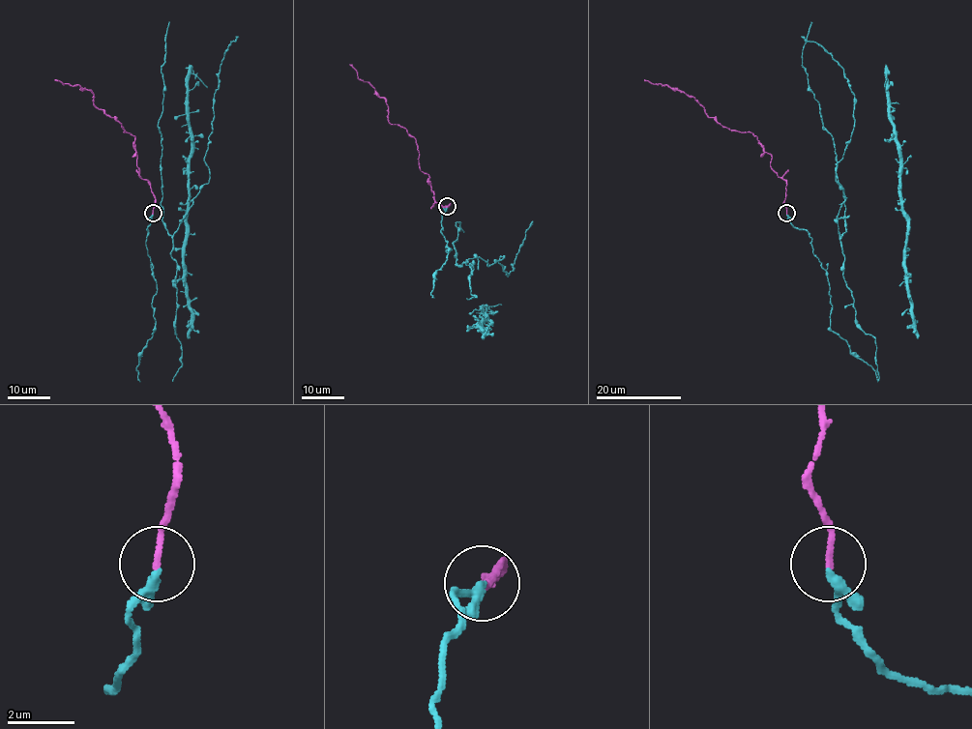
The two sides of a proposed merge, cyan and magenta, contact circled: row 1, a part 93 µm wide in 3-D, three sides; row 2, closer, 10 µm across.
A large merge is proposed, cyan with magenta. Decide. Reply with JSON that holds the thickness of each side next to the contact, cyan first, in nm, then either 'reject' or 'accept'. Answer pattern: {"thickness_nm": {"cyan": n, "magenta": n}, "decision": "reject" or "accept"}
{"thickness_nm": {"cyan": 300, "magenta": 190}, "decision": "accept"}

